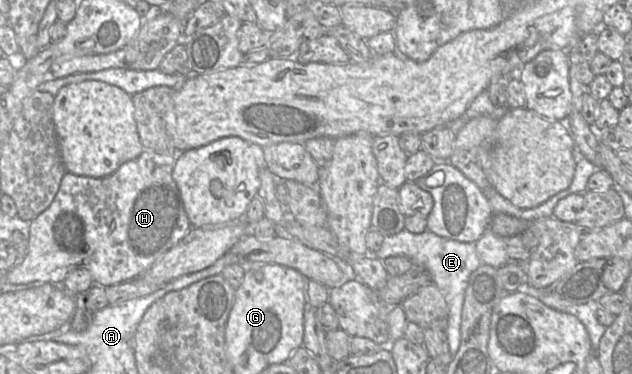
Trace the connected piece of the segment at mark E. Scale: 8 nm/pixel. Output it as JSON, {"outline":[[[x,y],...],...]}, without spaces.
{"outline":[[[404,228],[397,234],[384,236],[380,248],[374,255],[380,260],[390,256],[405,256],[411,259],[415,266],[423,266],[430,273],[432,281],[439,288],[448,305],[447,337],[450,355],[454,357],[460,345],[462,308],[469,278],[471,273],[482,264],[475,243],[447,239],[429,230],[414,234]]]}

